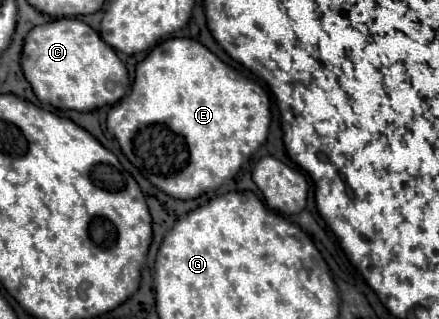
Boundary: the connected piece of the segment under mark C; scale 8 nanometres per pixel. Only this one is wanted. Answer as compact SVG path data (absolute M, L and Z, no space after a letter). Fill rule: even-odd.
M57 18L35 26L23 44L23 74L35 96L59 110L89 112L123 98L129 76L125 64L101 36L79 18Z

